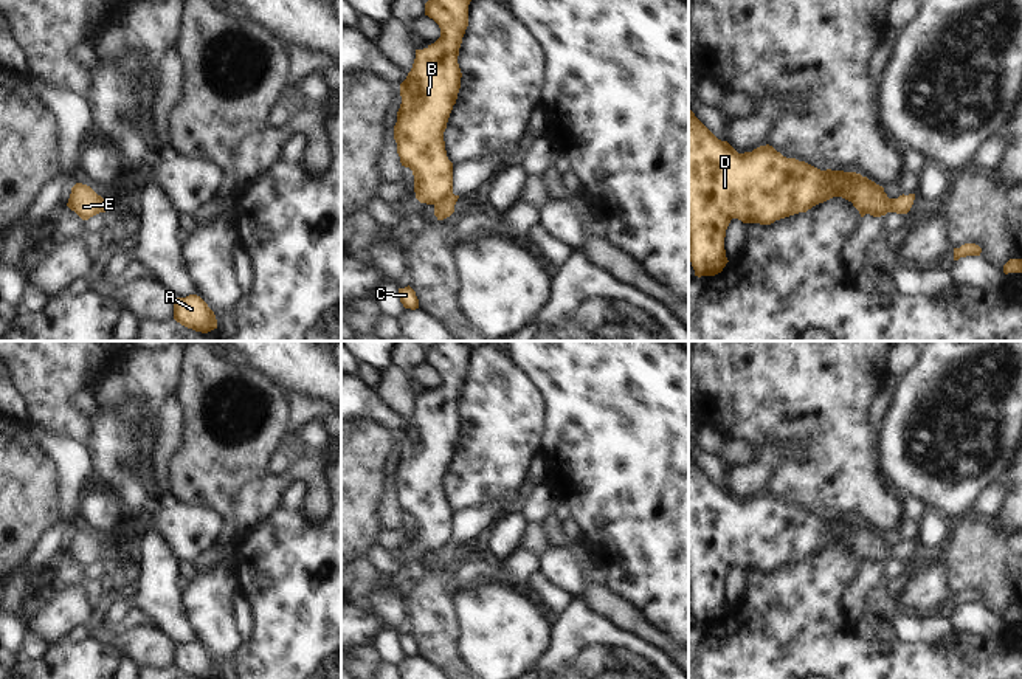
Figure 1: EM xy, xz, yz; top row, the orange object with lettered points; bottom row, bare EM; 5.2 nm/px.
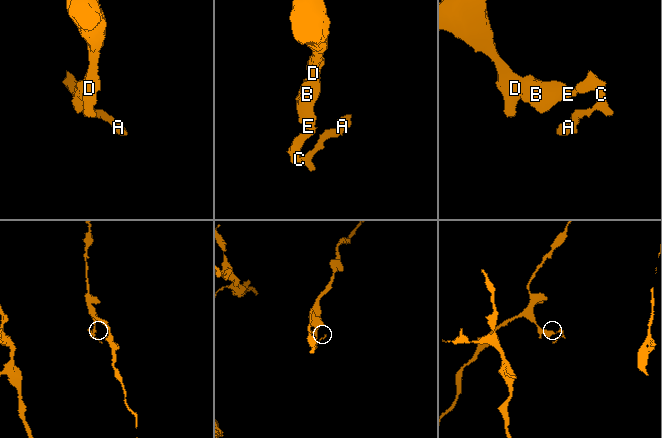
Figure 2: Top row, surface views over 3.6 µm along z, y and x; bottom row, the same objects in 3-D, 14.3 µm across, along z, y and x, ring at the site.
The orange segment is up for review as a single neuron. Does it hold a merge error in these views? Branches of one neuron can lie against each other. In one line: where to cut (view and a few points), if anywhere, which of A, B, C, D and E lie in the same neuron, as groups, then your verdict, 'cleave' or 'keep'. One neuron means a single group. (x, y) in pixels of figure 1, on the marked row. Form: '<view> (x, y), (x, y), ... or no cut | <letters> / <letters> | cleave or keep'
xz (452, 191), (435, 205) | A C / B D E | cleave

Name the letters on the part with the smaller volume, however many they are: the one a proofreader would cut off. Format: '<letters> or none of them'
A, C

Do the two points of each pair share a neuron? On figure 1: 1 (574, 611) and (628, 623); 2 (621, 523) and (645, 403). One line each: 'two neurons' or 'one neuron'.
1: two neurons
2: one neuron

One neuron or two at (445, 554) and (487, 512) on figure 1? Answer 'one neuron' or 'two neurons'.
one neuron

